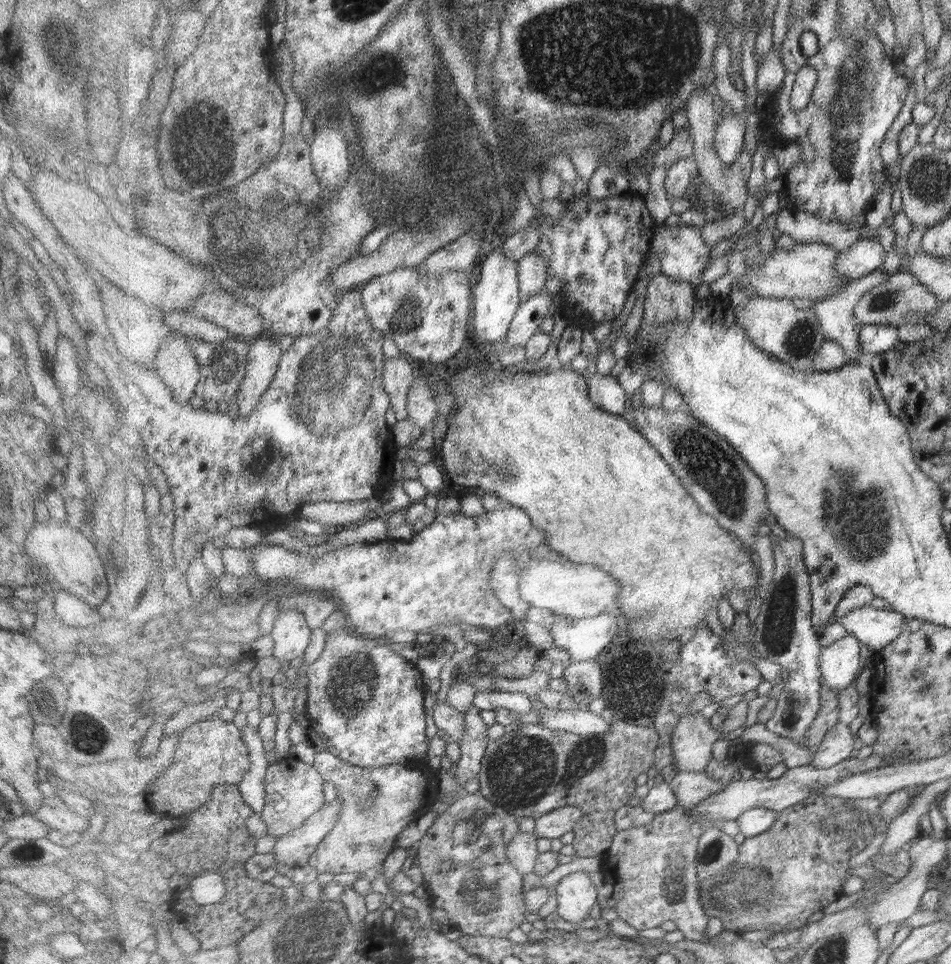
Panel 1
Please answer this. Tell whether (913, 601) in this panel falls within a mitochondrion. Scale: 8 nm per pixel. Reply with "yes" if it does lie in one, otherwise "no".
no

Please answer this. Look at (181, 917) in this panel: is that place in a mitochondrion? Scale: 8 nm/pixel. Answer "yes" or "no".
no

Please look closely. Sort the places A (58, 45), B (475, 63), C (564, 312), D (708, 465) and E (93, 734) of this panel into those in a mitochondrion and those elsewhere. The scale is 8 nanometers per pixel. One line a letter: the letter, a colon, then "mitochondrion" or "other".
A: mitochondrion
B: other
C: other
D: mitochondrion
E: mitochondrion

